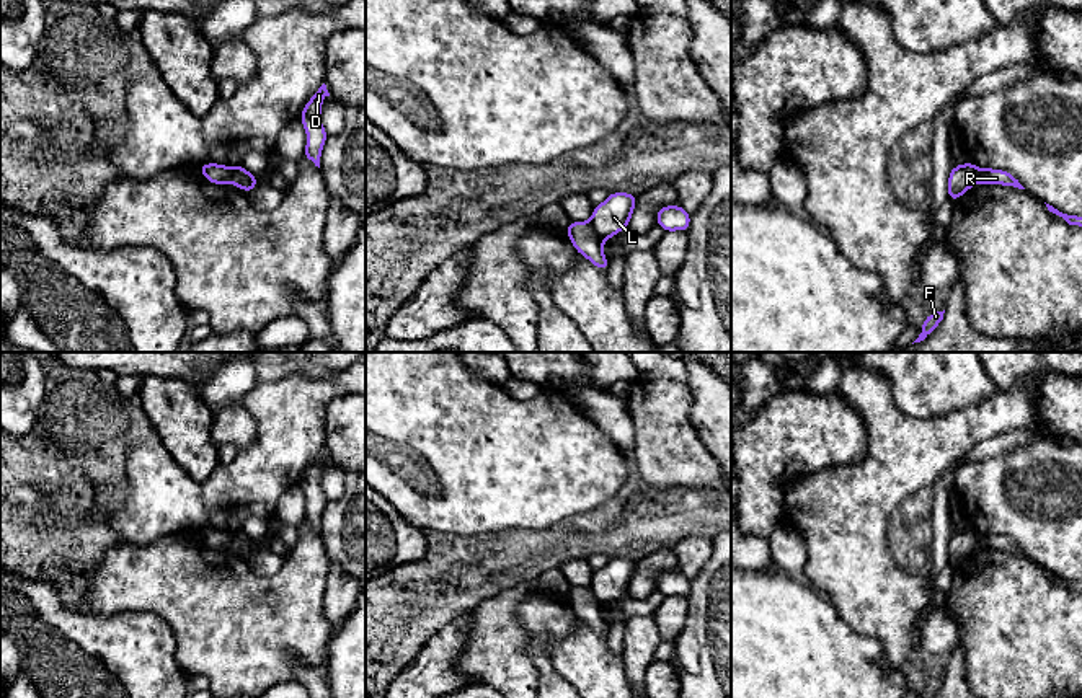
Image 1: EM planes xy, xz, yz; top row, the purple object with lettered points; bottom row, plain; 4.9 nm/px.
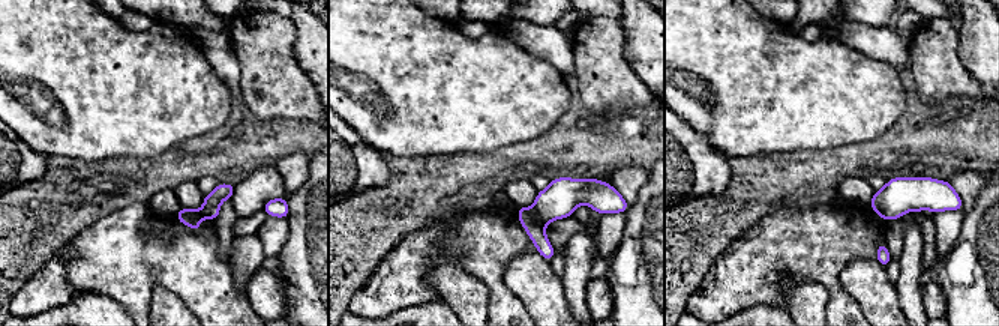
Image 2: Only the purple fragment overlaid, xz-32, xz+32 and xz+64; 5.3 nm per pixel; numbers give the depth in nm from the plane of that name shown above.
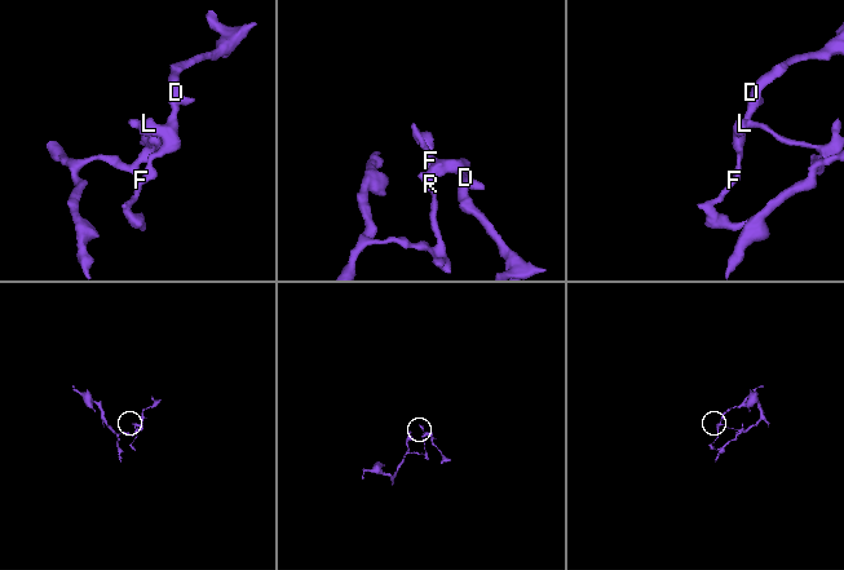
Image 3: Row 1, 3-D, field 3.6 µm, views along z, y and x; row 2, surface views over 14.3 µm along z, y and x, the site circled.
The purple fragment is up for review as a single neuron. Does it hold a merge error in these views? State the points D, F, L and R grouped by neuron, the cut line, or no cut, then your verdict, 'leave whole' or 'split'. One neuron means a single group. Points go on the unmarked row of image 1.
D F L / R | xz (589, 586), (603, 605) | split

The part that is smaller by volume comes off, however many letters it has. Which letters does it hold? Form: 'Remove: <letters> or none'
Remove: D, F, L

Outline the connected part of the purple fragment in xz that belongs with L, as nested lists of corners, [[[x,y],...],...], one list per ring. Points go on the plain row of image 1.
[[[610,558],[602,569],[594,572],[589,587],[601,605],[612,603],[628,594],[636,563],[628,558]]]

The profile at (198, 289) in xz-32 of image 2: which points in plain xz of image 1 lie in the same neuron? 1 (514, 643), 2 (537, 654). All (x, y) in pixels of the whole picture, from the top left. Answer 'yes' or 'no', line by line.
1: yes
2: no

